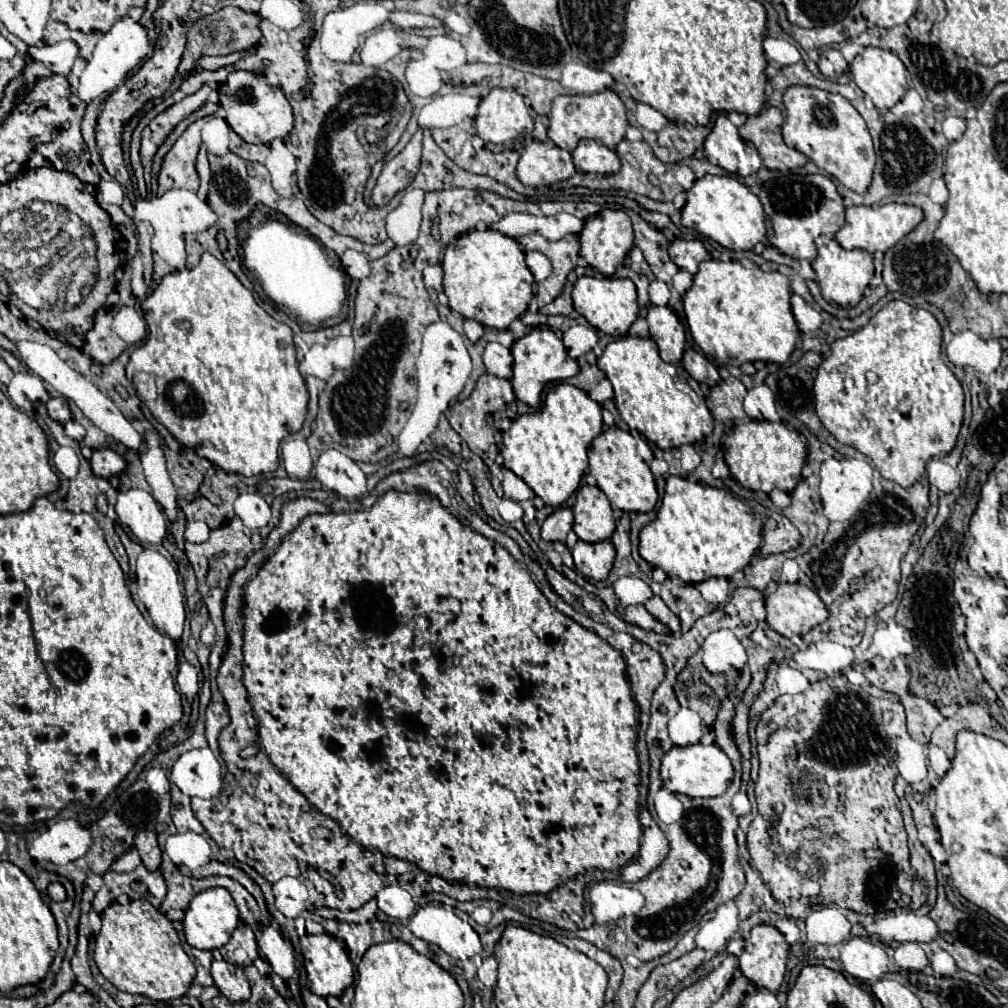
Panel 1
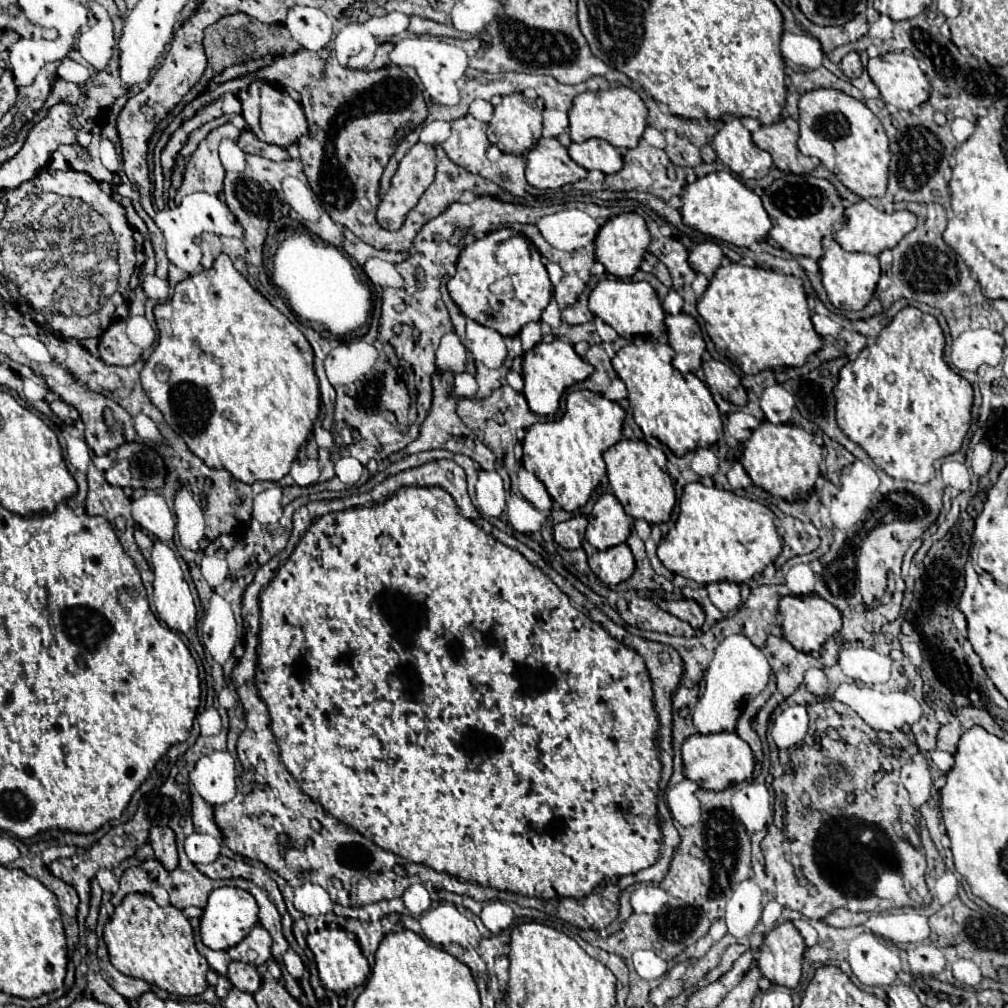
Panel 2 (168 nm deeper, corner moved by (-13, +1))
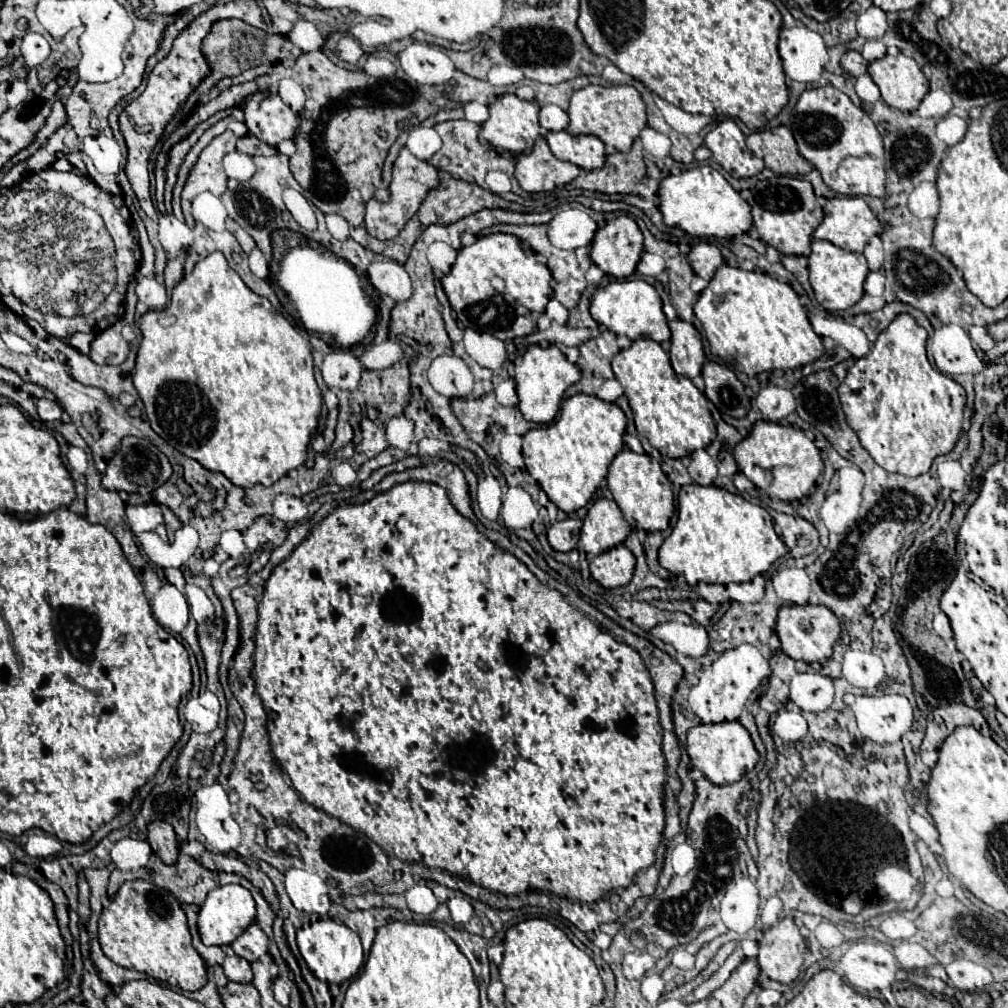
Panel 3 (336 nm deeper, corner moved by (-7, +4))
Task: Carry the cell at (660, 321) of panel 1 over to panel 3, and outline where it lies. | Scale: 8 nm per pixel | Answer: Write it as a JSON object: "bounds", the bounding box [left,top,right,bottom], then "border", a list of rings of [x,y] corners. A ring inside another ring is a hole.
{"bounds":[669,319,705,379],"border":[[[681,319],[669,323],[671,327],[671,363],[677,375],[695,379],[701,375],[701,367],[705,363],[705,353],[703,353],[703,343],[699,331]]]}

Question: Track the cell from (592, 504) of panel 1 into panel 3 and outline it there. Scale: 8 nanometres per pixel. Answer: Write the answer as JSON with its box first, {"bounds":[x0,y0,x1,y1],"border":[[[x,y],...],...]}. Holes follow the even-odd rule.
{"bounds":[579,499,631,555],"border":[[[597,499],[583,521],[579,547],[589,555],[599,555],[621,545],[629,533],[631,525],[623,519],[617,503],[609,499]]]}

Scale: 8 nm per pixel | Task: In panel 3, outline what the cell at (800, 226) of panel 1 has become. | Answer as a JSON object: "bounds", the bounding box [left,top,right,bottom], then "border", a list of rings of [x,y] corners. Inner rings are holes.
{"bounds":[747,175,823,255],"border":[[[777,175],[757,181],[747,197],[747,203],[751,205],[753,225],[767,245],[775,247],[781,255],[809,255],[811,233],[823,219],[823,207],[815,197],[811,183],[791,175]]]}

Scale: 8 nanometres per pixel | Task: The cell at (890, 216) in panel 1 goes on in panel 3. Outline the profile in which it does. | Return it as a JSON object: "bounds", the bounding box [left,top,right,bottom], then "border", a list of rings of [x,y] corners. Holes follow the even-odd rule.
{"bounds":[811,197,883,253],"border":[[[861,197],[829,199],[823,213],[823,221],[811,237],[831,241],[845,251],[861,253],[865,243],[883,231],[883,223],[877,221]]]}

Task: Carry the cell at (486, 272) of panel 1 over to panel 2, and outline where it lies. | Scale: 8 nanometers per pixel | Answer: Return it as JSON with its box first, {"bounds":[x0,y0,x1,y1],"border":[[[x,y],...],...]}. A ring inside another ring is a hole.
{"bounds":[447,228,553,336],"border":[[[509,228],[489,232],[485,238],[479,238],[473,244],[465,246],[459,254],[457,274],[447,282],[447,288],[451,298],[467,318],[497,330],[501,336],[513,336],[527,322],[539,320],[553,294],[553,284],[537,248],[531,240],[521,234],[513,234],[513,230]],[[505,276],[511,278],[513,290],[493,294],[489,286]]]}

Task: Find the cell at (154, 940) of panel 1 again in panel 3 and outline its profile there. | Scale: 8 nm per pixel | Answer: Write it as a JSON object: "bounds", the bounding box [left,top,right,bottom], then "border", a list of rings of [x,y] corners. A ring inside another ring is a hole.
{"bounds":[99,881,207,991],"border":[[[125,881],[109,907],[99,917],[99,943],[103,953],[121,967],[137,969],[177,985],[187,991],[197,991],[207,983],[207,965],[191,943],[185,911],[169,891],[151,881]]]}

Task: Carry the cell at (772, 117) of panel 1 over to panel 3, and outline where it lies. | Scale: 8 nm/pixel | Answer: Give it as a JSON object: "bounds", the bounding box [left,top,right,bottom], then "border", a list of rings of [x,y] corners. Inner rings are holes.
{"bounds":[747,127,811,175],"border":[[[787,127],[757,131],[747,137],[747,148],[755,157],[761,157],[765,167],[779,175],[807,175],[811,163],[799,155],[793,133]]]}

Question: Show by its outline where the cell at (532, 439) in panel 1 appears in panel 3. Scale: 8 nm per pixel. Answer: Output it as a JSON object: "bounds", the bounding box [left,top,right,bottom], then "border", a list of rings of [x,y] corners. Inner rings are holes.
{"bounds":[523,393,625,513],"border":[[[577,393],[563,401],[559,417],[553,423],[535,427],[523,435],[527,473],[561,511],[573,513],[591,501],[599,483],[605,479],[613,457],[625,449],[625,427],[625,413],[615,403]]]}

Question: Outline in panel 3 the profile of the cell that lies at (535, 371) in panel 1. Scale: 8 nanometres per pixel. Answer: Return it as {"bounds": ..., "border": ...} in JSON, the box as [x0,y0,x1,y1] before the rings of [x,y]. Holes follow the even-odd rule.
{"bounds":[513,345,581,425],"border":[[[555,345],[527,347],[527,351],[513,361],[513,365],[515,365],[513,379],[517,385],[517,397],[519,397],[517,407],[527,421],[533,421],[539,425],[551,423],[555,419],[563,393],[567,391],[567,387],[571,387],[573,383],[577,383],[581,379],[579,367],[569,363],[565,359],[565,355]]]}

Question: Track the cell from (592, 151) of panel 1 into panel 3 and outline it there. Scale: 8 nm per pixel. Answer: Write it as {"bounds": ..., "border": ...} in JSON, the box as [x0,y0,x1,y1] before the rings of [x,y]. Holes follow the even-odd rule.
{"bounds":[545,131,605,169],"border":[[[549,131],[545,135],[553,155],[581,169],[601,169],[605,163],[605,145],[595,135],[569,135],[567,131]]]}

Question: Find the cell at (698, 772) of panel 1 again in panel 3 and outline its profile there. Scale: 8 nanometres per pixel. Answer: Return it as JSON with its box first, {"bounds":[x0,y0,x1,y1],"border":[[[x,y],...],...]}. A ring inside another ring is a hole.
{"bounds":[687,721,759,785],"border":[[[723,721],[723,723],[711,723],[711,725],[701,723],[689,729],[687,753],[691,757],[693,767],[703,771],[703,775],[717,785],[727,785],[743,779],[759,761],[759,753],[753,745],[753,739],[739,721]]]}

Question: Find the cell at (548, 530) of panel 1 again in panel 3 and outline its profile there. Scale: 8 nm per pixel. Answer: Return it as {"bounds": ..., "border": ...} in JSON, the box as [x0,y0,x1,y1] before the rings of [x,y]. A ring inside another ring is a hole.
{"bounds":[547,519,581,551],"border":[[[563,519],[551,525],[551,529],[547,531],[547,539],[549,545],[555,551],[571,551],[577,547],[579,541],[579,533],[581,533],[581,519]]]}

